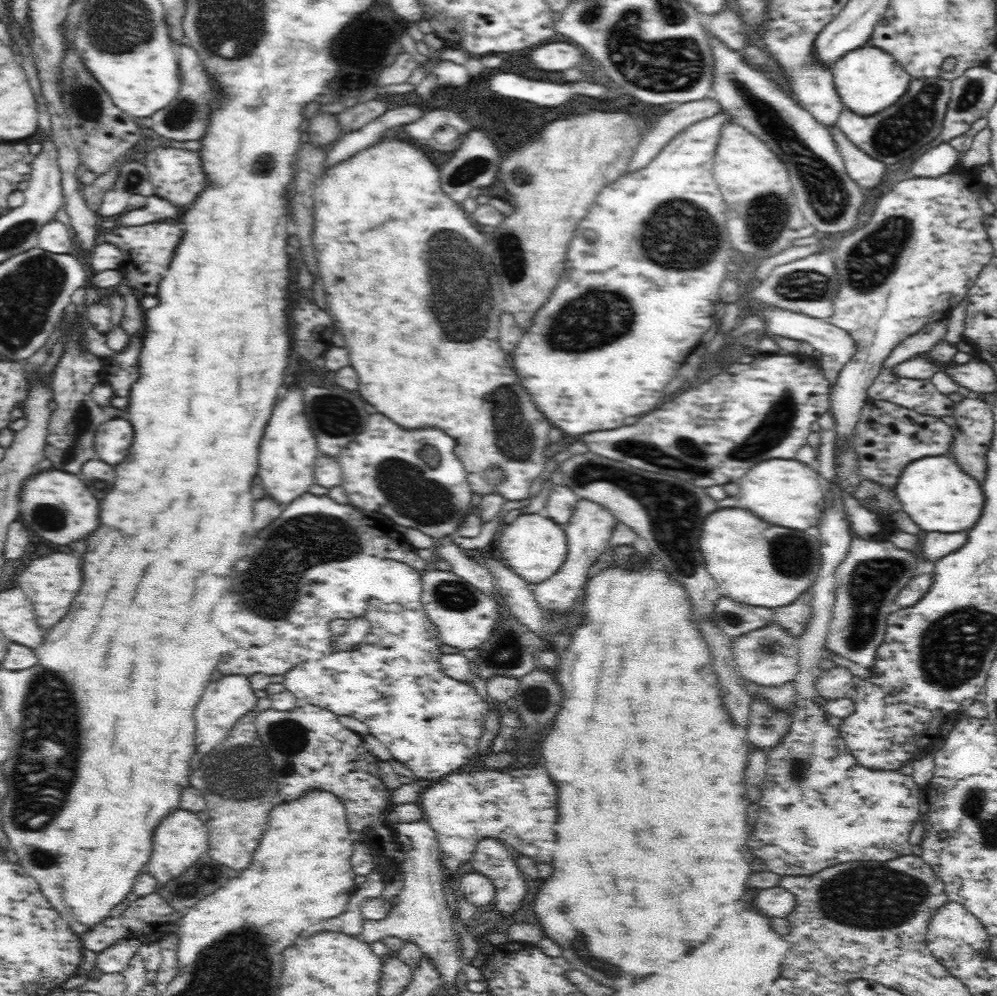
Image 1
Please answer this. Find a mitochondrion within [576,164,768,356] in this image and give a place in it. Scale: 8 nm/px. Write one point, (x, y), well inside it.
(688, 245)

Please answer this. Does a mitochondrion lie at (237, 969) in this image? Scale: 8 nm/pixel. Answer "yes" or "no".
yes

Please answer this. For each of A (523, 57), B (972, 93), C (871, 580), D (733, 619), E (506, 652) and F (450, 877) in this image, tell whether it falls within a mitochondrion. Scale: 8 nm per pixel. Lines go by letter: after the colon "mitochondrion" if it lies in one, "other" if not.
A: other
B: mitochondrion
C: mitochondrion
D: mitochondrion
E: mitochondrion
F: other

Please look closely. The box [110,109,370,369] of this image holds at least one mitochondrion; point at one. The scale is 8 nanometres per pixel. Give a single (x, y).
(134, 179)

